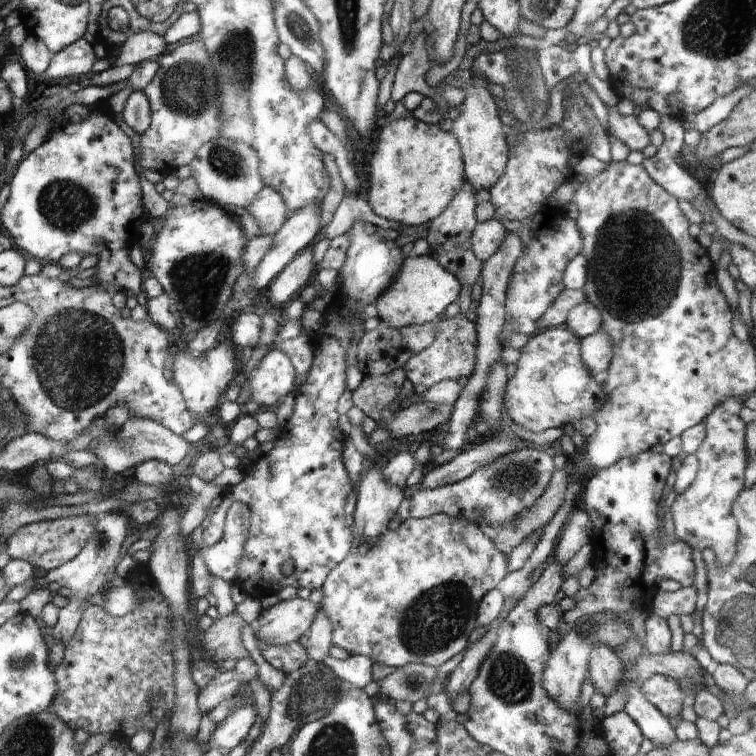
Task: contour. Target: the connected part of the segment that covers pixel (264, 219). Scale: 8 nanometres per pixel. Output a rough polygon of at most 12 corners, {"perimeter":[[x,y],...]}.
{"perimeter":[[262,187],[247,210],[263,235],[287,219],[282,195]]}

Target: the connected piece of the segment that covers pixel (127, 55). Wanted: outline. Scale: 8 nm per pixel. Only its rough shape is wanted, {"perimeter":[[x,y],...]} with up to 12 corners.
{"perimeter":[[148,31],[130,34],[114,52],[116,66],[158,59],[167,45]]}

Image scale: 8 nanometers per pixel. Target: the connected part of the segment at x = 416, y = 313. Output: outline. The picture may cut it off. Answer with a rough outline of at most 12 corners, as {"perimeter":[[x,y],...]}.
{"perimeter":[[411,255],[375,300],[395,329],[436,322],[461,281]]}

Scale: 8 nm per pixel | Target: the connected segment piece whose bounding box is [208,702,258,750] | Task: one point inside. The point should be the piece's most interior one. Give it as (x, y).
(235, 727)

